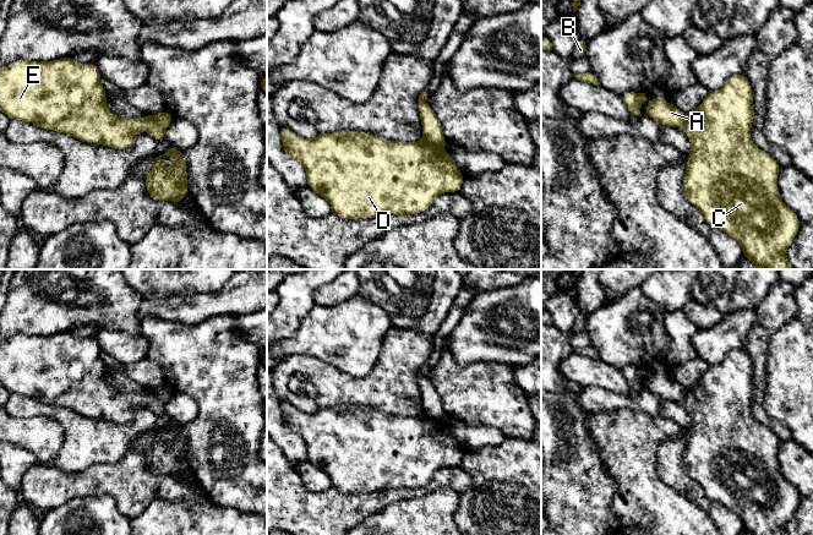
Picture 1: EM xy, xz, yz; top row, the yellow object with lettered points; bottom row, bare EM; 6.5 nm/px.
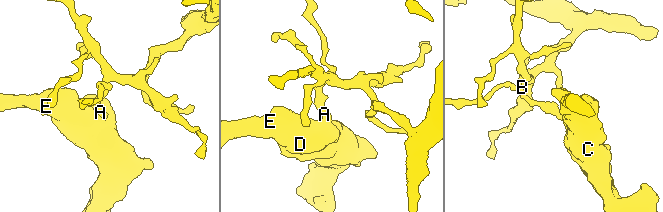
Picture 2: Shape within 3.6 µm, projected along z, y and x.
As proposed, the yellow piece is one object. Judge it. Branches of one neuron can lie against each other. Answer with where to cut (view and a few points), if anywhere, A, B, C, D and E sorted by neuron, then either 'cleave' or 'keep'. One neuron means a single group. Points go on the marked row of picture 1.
xz (423, 138), (442, 145) | A B / C D E | cleave

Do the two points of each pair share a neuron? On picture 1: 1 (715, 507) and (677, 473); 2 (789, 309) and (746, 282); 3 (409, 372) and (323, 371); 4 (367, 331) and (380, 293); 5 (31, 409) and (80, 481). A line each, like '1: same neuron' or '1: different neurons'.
1: same neuron
2: different neurons
3: same neuron
4: different neurons
5: different neurons

